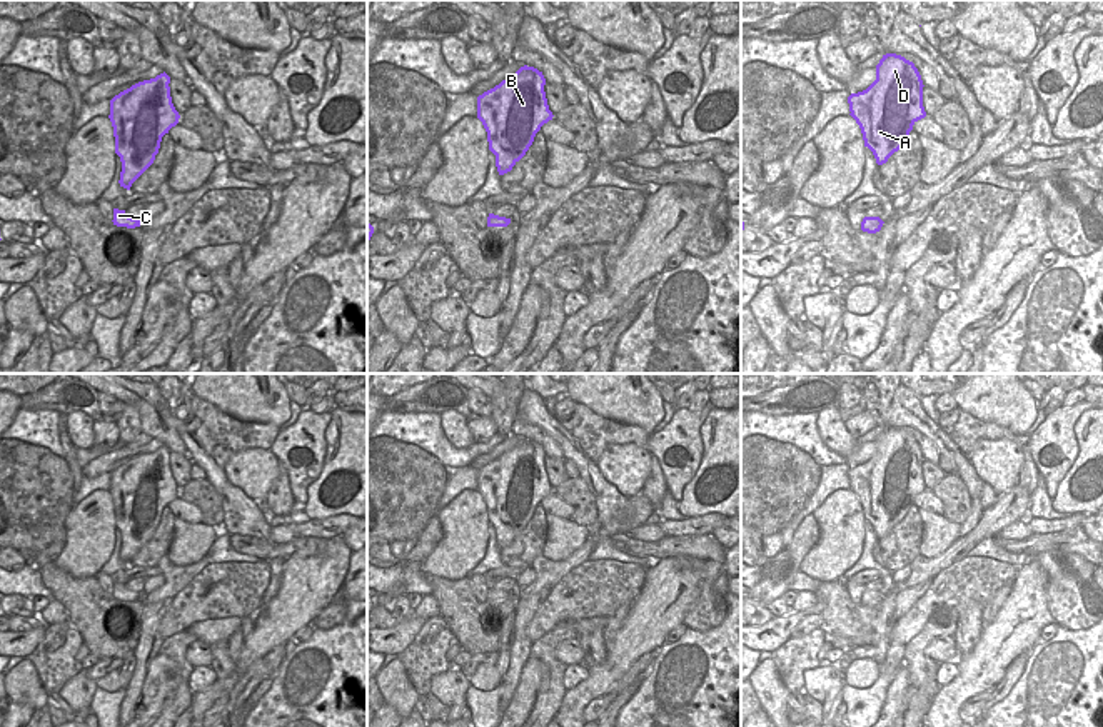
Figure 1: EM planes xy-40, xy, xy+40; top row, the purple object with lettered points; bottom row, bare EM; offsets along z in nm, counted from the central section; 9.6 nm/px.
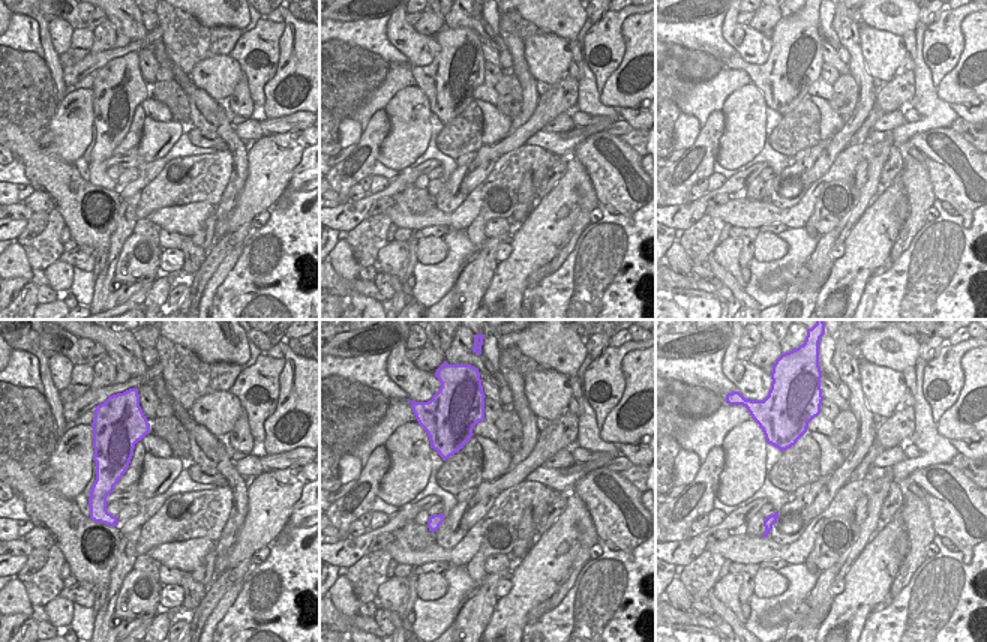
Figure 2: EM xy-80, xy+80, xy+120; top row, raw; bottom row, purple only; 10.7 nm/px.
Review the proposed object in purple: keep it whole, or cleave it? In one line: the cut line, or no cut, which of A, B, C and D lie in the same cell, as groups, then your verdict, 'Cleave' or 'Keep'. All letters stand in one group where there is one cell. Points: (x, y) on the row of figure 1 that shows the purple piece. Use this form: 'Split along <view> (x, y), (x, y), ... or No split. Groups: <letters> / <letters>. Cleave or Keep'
No split. Groups: A B C D. Keep.

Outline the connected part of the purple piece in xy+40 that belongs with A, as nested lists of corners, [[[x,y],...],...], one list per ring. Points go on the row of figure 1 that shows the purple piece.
[[[886,53],[876,65],[876,80],[848,97],[849,115],[878,165],[886,163],[904,145],[913,125],[926,117],[923,87],[913,62]]]

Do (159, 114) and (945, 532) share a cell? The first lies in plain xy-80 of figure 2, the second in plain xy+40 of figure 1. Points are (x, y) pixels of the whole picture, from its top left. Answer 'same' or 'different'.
different

